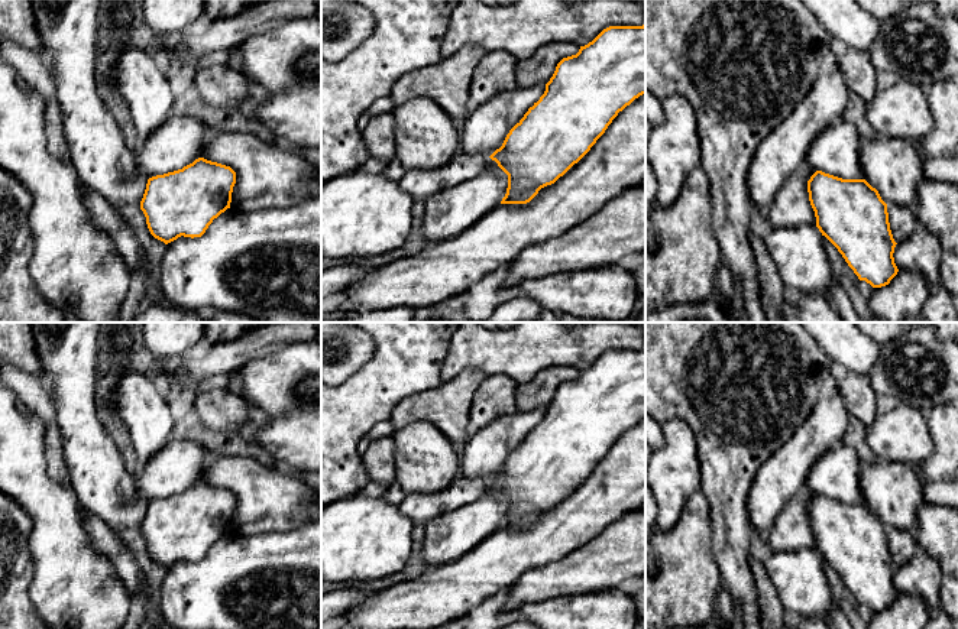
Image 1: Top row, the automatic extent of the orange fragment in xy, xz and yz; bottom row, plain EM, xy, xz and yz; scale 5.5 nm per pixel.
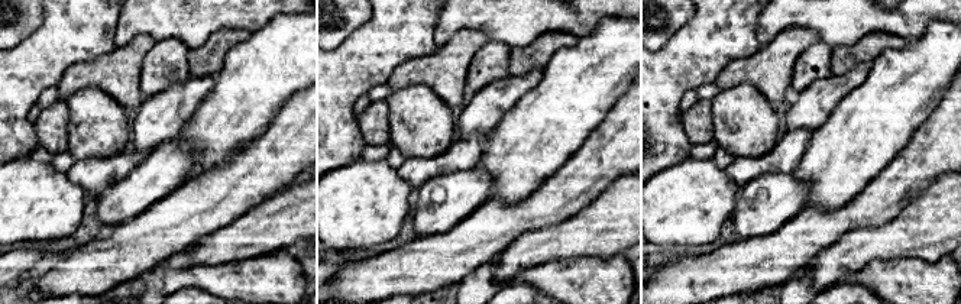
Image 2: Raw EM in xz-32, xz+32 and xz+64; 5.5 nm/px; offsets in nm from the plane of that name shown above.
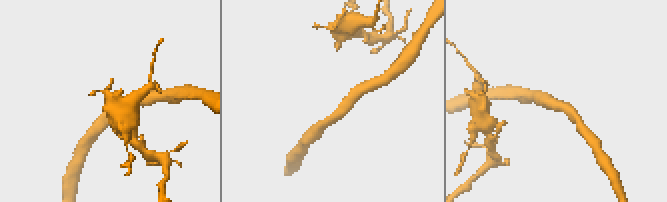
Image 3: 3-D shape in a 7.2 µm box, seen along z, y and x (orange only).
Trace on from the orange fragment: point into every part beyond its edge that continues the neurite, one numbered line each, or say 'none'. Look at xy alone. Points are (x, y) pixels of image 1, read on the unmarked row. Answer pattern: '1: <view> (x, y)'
none

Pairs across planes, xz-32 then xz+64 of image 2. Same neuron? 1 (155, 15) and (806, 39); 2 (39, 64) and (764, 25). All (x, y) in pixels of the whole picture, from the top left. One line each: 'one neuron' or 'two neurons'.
1: two neurons
2: two neurons

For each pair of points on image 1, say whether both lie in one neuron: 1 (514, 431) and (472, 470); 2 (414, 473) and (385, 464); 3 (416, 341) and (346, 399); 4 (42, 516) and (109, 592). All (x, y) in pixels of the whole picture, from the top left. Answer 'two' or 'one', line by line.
1: one
2: two
3: one
4: one

